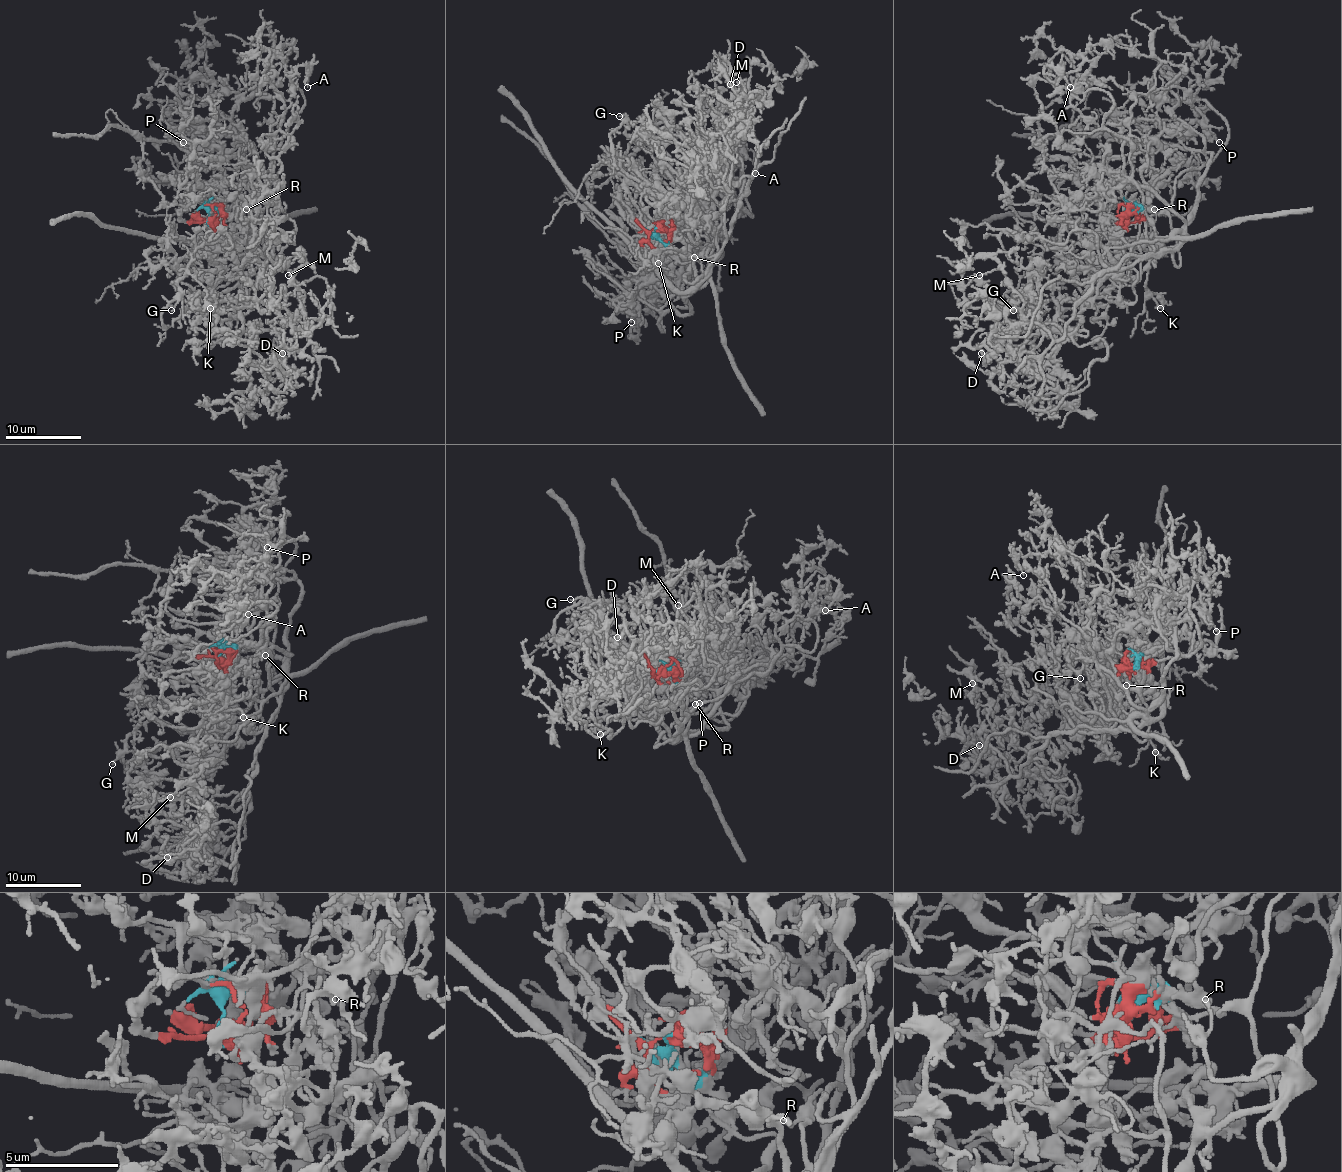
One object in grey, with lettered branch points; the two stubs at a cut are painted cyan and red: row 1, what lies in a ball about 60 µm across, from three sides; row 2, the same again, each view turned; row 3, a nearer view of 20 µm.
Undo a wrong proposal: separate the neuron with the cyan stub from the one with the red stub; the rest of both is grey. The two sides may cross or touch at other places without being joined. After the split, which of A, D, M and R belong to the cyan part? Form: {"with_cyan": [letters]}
{"with_cyan": ["R"]}

